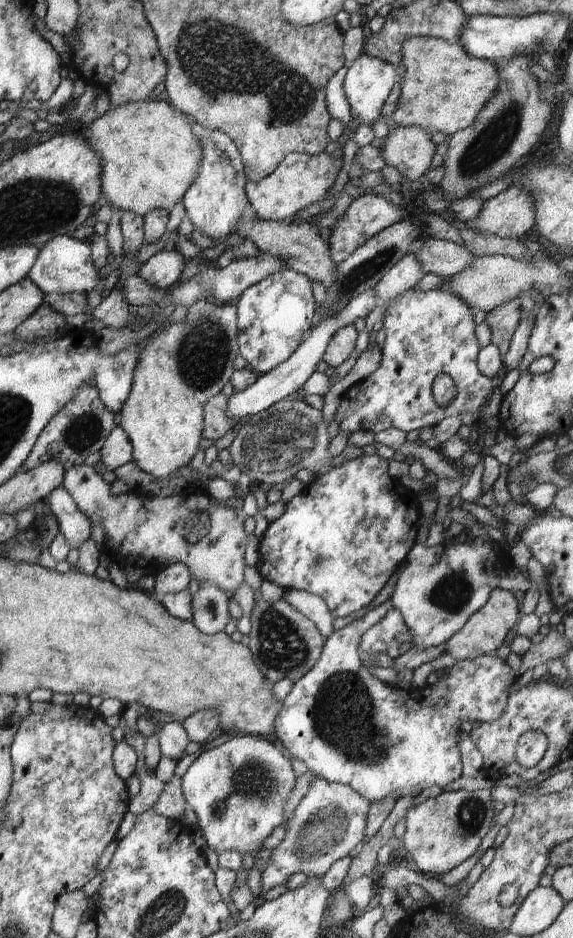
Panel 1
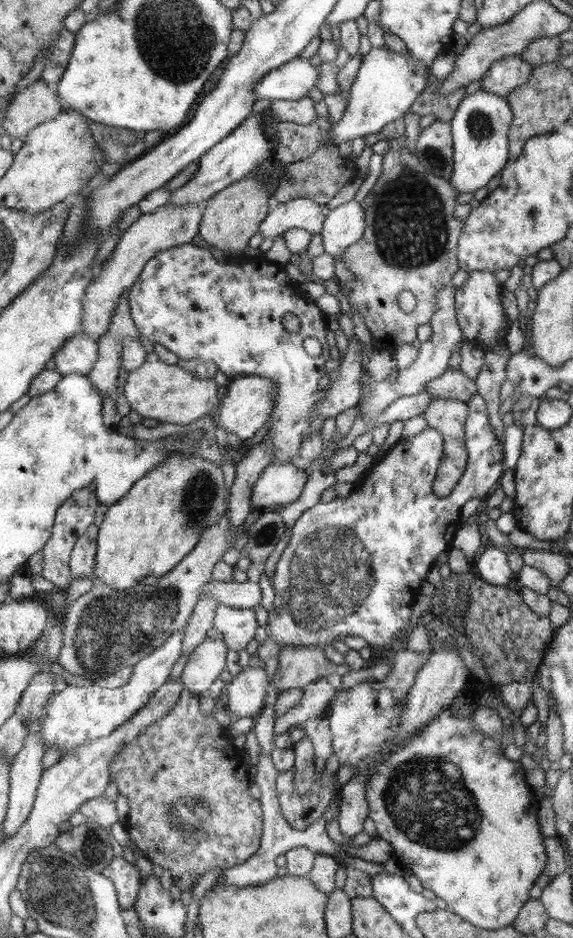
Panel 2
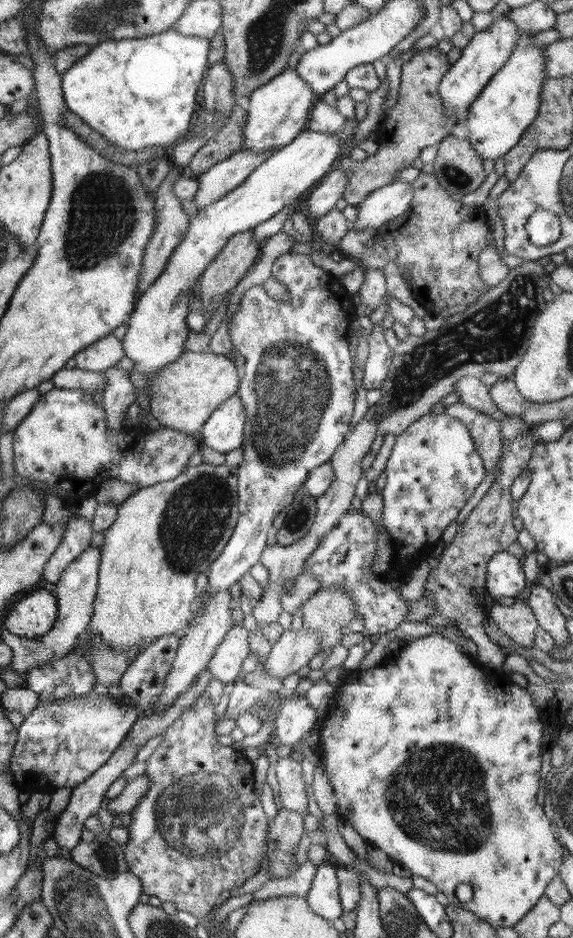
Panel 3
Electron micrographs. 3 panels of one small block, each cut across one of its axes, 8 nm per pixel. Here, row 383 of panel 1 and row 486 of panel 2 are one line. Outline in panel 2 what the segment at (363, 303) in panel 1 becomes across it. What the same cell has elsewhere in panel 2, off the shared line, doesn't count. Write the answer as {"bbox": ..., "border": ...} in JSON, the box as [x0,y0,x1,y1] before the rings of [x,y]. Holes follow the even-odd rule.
{"bbox":[250,463,310,512],"border":[[[270,463],[254,482],[250,506],[260,512],[298,500],[308,482],[309,474],[310,470],[296,467],[292,463]]]}

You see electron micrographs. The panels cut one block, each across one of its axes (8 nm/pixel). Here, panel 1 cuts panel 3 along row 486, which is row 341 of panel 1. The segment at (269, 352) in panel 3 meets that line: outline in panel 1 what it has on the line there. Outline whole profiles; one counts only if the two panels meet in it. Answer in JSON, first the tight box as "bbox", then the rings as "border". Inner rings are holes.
{"bbox":[234,268,317,375],"border":[[[288,268],[268,275],[248,287],[234,303],[237,310],[237,341],[240,354],[259,375],[288,360],[313,328],[317,303],[307,276]]]}

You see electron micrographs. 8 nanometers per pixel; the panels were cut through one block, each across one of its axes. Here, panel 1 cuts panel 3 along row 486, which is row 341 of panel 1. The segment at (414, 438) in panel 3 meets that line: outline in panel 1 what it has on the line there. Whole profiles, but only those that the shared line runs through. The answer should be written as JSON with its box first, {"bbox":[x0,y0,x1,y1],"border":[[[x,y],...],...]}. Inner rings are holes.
{"bbox":[335,287,492,435],"border":[[[414,287],[407,293],[385,302],[389,307],[385,312],[383,332],[380,338],[382,358],[378,368],[361,380],[354,383],[341,396],[335,414],[340,424],[339,432],[352,435],[357,430],[370,430],[374,434],[389,427],[412,432],[416,428],[435,427],[443,418],[458,416],[465,412],[477,415],[484,406],[492,387],[492,380],[484,376],[477,367],[479,350],[476,340],[473,317],[474,312],[465,301],[455,294],[434,289],[424,292],[422,287]],[[439,375],[450,375],[454,381],[456,396],[448,406],[438,406],[433,397],[433,380]]]}

